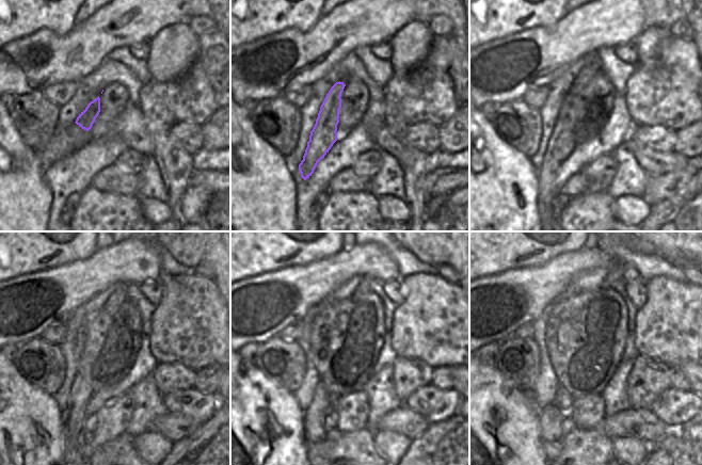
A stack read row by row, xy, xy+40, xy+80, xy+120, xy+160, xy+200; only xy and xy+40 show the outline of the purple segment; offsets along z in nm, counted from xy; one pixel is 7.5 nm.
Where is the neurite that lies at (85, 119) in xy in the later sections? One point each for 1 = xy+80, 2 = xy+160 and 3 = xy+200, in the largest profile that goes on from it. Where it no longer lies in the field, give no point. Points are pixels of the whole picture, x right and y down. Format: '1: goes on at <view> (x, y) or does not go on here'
1: goes on at xy+80 (561, 143)
2: goes on at xy+160 (314, 416)
3: goes on at xy+200 (551, 418)

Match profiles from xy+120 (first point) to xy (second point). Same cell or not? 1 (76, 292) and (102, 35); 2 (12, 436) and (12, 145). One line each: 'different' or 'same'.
1: same
2: same

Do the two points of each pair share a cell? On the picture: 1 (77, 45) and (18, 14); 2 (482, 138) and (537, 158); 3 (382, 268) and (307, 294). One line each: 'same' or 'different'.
1: different
2: different
3: same

